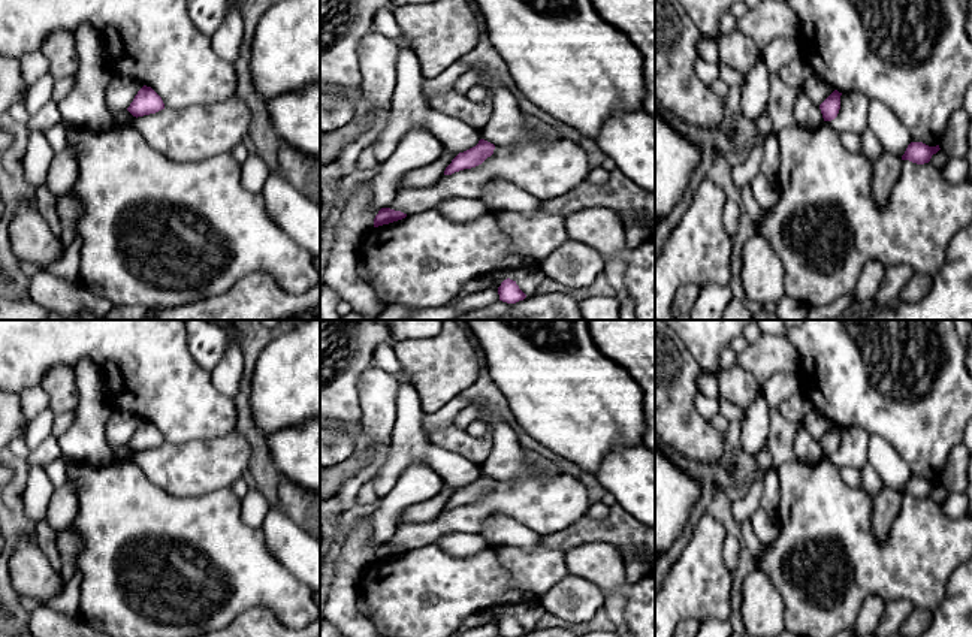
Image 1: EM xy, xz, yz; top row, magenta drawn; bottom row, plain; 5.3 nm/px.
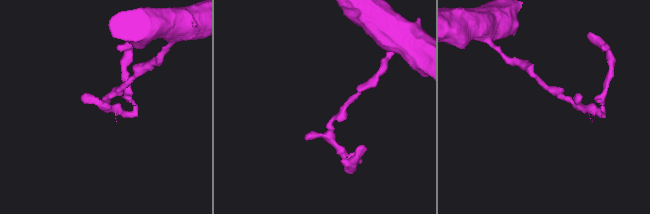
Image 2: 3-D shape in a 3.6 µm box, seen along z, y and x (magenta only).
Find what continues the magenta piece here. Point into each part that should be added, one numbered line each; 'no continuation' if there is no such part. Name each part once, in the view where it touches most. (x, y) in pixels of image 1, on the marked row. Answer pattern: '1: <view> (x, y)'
no continuation

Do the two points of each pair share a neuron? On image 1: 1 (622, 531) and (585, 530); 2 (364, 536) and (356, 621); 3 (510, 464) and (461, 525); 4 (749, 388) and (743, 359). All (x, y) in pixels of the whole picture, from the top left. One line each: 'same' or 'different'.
1: same
2: same
3: different
4: different

